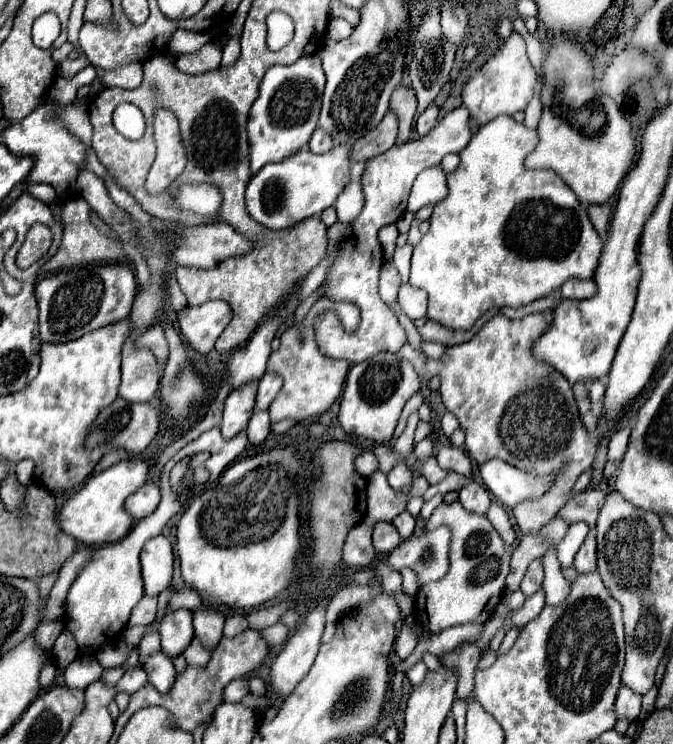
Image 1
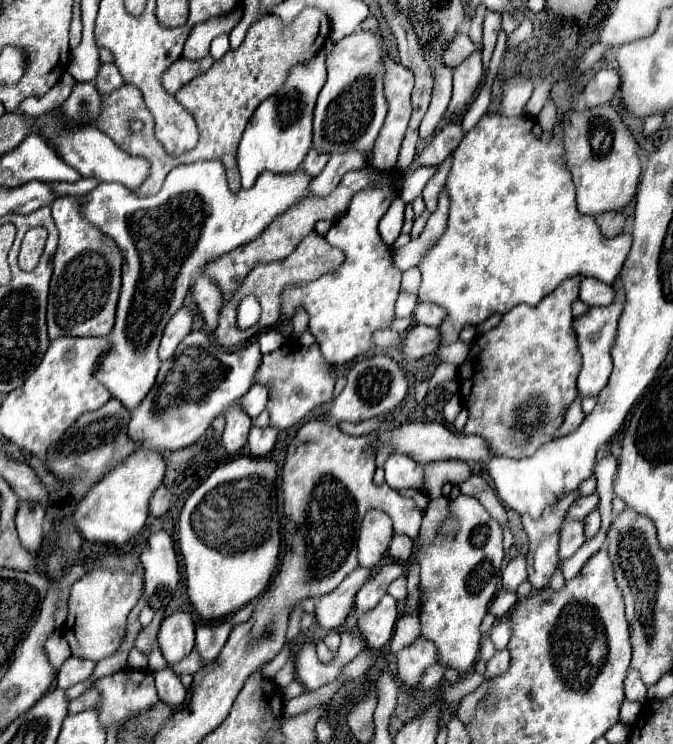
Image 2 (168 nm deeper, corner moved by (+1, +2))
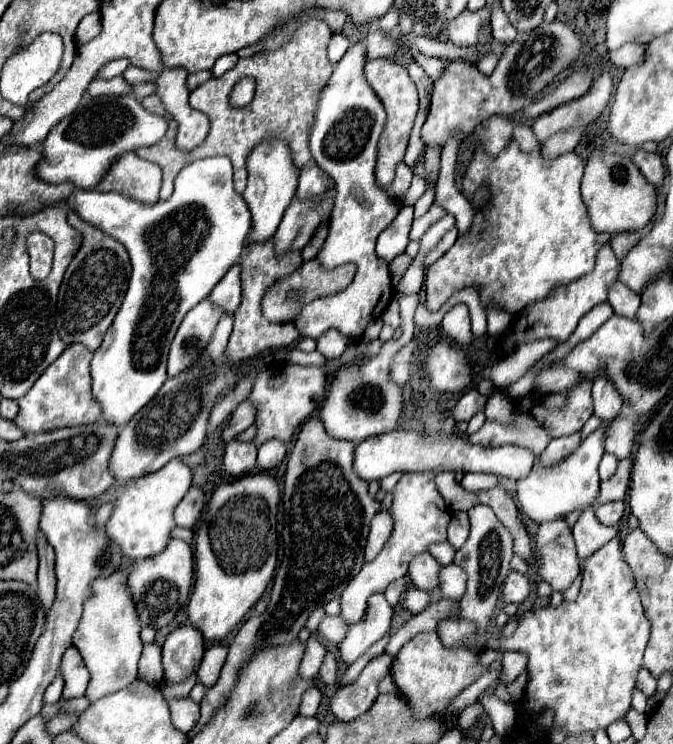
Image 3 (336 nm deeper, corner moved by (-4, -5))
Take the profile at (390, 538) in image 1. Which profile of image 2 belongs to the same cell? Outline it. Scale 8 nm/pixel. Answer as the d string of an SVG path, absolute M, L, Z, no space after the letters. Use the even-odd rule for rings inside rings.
M393 535L389 545L389 557L407 565L413 559L413 541L407 539L407 535Z

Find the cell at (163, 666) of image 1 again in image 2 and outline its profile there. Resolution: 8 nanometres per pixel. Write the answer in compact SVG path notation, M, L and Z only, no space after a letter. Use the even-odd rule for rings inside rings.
M169 667L153 675L155 675L159 699L171 707L179 707L187 697L187 687L181 683L181 679Z

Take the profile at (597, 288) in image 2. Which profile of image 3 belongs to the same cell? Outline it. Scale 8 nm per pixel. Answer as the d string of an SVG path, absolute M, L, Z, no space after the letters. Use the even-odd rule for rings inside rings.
M614 282L608 288L608 302L614 308L614 314L634 318L638 306L640 306L640 296L626 288L622 282Z

